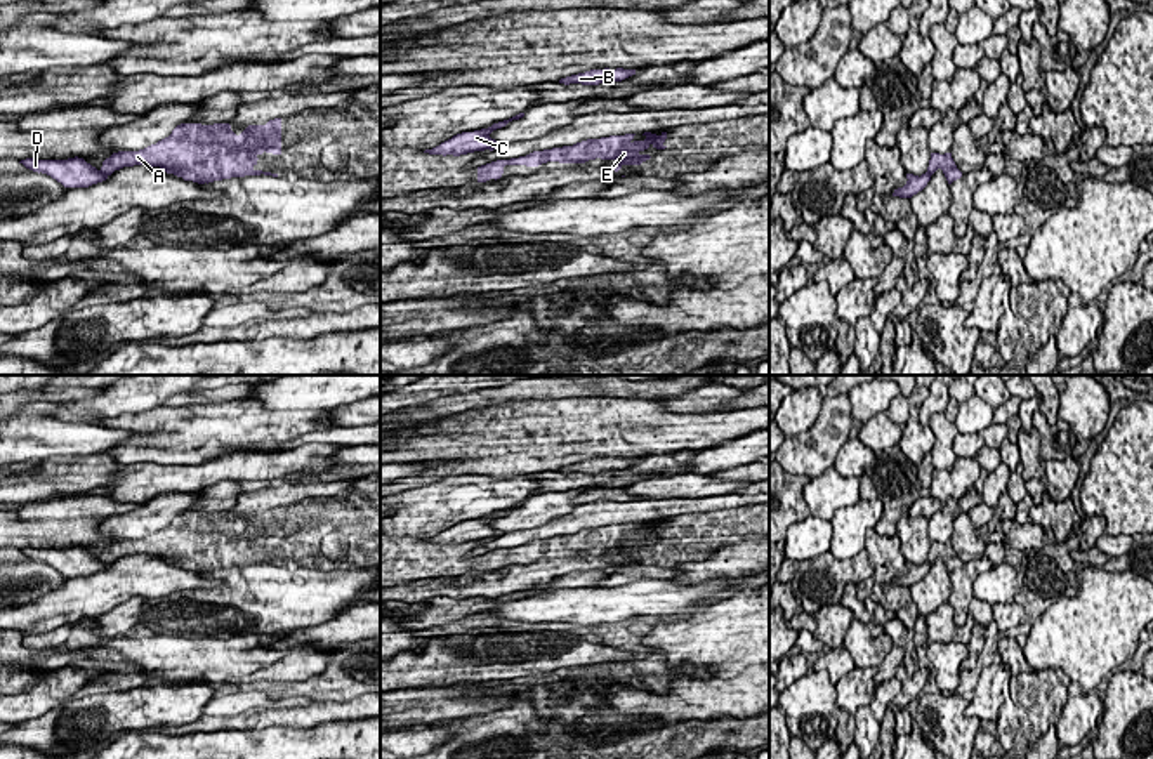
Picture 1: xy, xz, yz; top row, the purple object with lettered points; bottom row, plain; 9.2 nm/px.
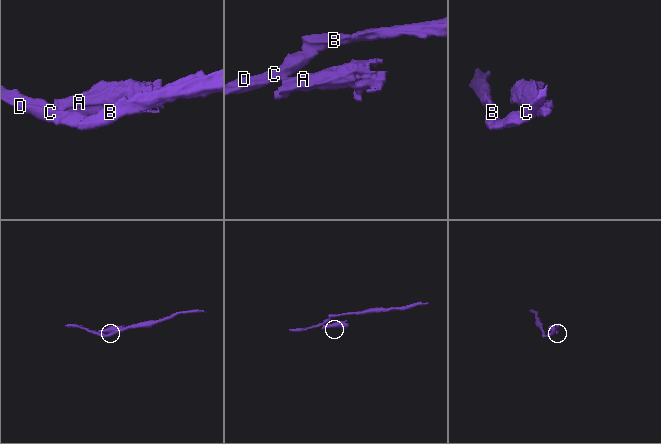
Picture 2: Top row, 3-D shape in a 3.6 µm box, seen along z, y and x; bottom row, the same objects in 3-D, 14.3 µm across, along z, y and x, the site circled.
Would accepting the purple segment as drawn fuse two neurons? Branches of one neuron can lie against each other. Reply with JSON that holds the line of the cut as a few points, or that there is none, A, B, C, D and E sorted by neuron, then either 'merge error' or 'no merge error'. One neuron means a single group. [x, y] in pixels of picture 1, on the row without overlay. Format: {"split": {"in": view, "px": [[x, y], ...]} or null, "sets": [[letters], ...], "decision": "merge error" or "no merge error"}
{"split": {"in": "xy", "px": [[99, 560], [106, 565]]}, "sets": [["A", "E"], ["B", "C", "D"]], "decision": "merge error"}

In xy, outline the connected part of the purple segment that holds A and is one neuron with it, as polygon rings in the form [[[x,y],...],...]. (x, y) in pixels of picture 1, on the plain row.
[[[281,507],[248,514],[240,525],[229,512],[181,512],[156,533],[113,542],[101,561],[111,564],[123,556],[148,554],[198,573],[260,563],[278,566],[254,558],[264,540],[281,544]]]

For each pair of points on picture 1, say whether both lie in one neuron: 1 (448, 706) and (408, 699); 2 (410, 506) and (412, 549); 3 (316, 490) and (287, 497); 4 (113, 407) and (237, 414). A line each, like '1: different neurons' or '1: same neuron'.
1: same neuron
2: different neurons
3: same neuron
4: different neurons

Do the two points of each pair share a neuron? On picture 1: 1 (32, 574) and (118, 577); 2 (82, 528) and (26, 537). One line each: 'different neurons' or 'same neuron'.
1: different neurons
2: same neuron

